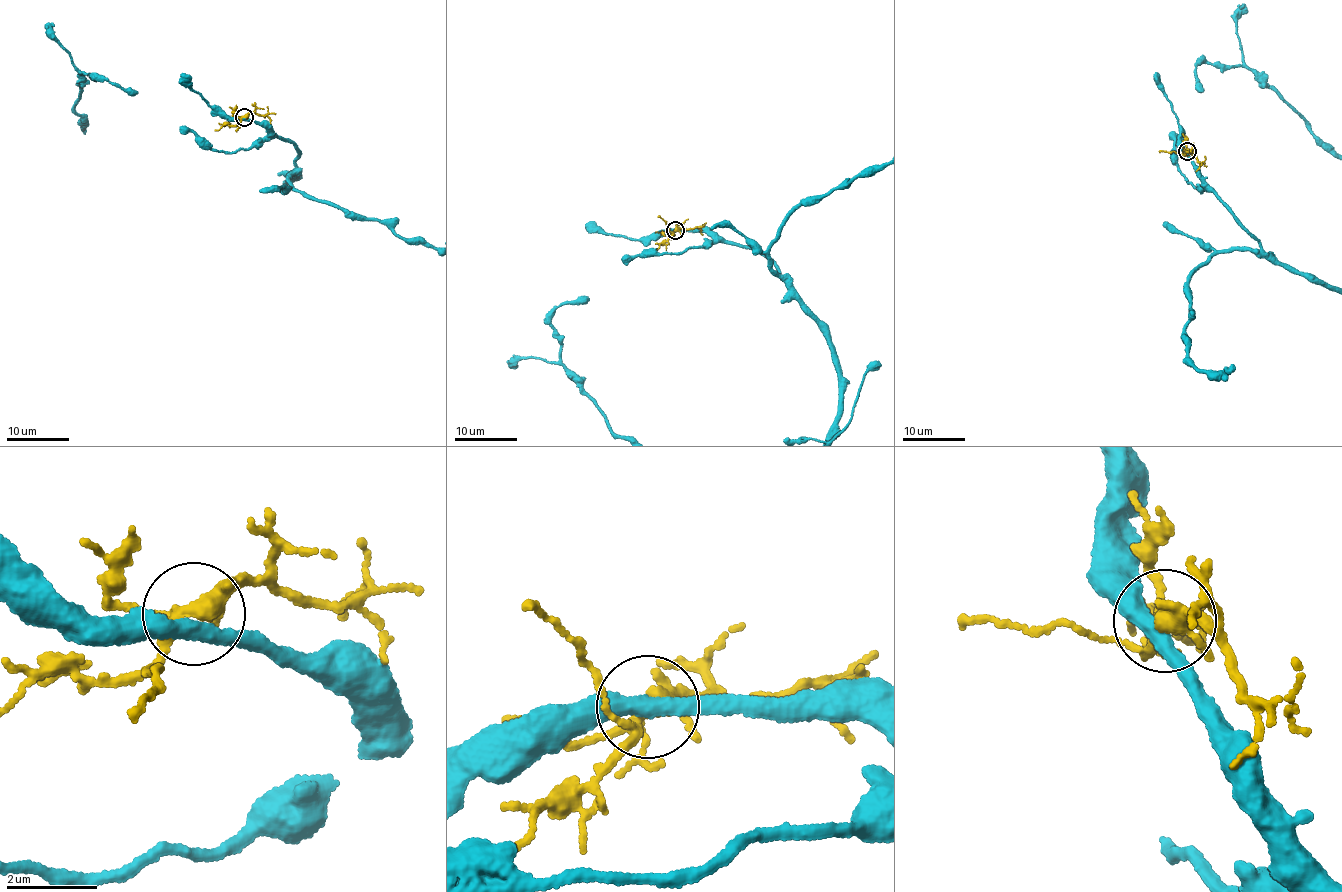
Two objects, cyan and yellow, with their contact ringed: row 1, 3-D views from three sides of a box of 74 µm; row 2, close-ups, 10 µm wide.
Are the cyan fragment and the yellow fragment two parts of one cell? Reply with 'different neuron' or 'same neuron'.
different neuron

